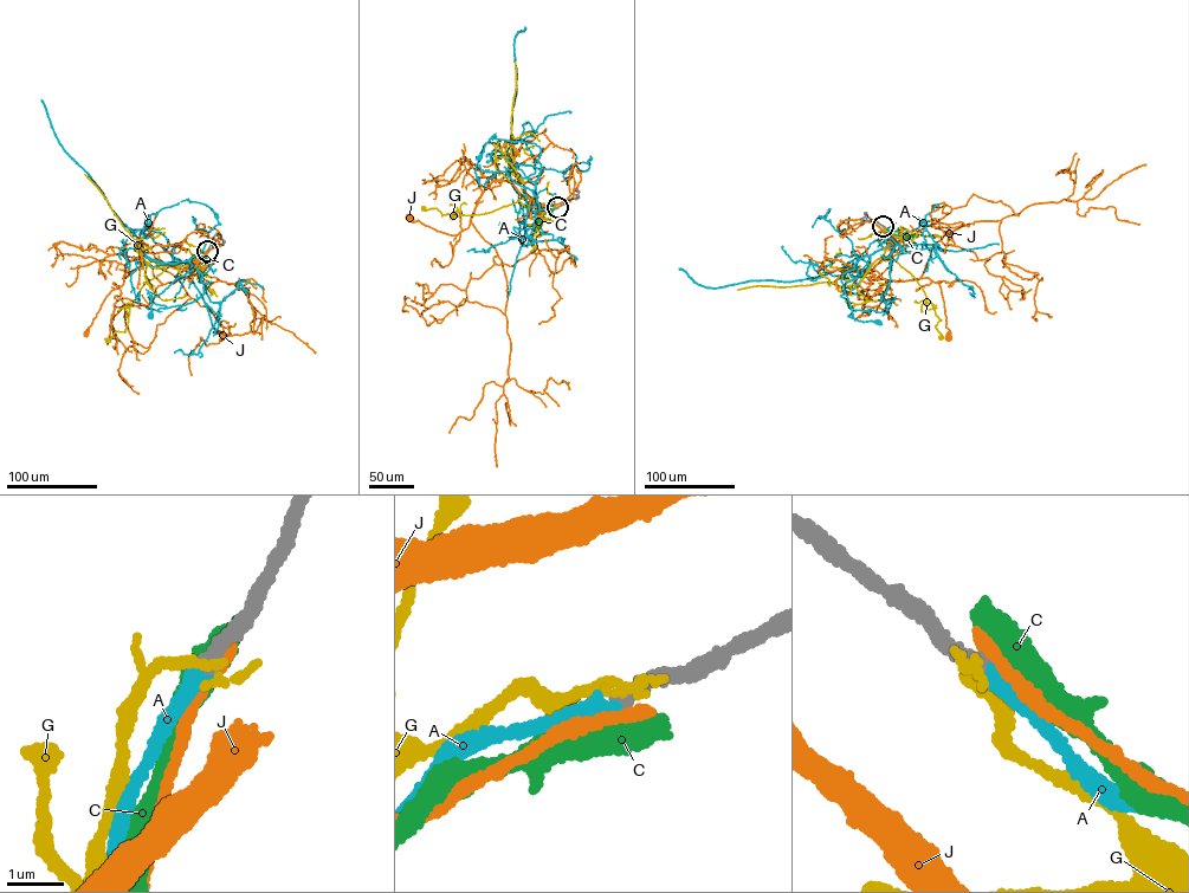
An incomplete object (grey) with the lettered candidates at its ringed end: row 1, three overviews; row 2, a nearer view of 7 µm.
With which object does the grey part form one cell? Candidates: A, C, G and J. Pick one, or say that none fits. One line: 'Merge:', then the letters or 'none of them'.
Merge: A

